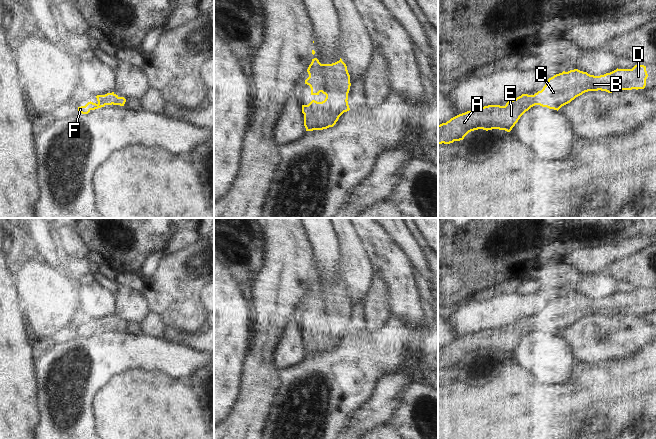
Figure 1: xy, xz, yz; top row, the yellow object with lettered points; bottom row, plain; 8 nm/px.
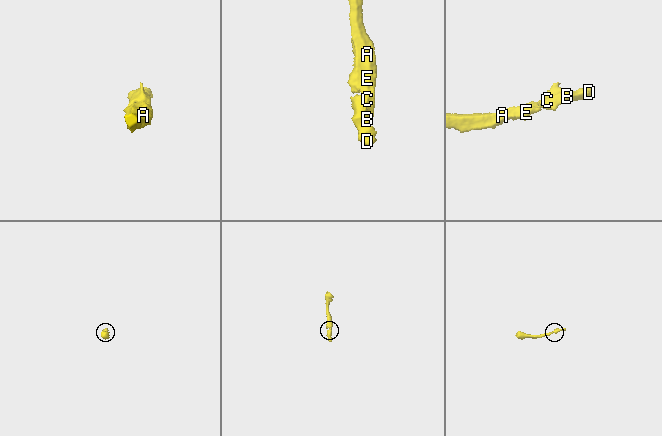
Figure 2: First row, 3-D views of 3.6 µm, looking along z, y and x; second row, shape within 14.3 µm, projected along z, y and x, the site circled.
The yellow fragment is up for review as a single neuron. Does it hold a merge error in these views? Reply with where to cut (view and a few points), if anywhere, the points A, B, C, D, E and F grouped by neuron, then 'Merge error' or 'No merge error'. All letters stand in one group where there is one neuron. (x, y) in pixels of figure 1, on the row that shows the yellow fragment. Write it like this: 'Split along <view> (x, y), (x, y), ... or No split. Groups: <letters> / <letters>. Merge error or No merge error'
No split. Groups: A B C D E F. No merge error.

